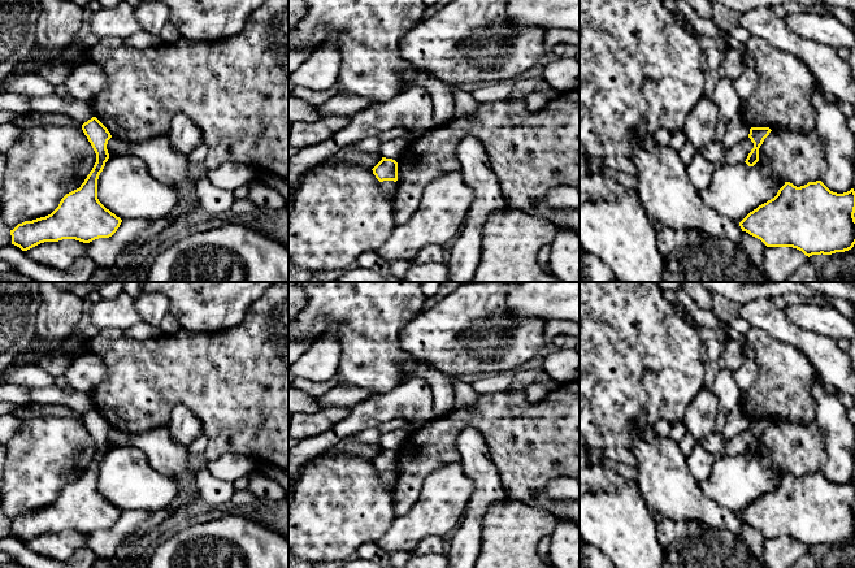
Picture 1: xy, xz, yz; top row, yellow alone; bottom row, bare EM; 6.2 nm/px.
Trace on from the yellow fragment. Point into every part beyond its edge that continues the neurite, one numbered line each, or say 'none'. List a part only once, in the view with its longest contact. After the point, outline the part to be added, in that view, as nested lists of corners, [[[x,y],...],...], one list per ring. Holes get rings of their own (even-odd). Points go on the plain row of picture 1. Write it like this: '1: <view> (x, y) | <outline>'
none

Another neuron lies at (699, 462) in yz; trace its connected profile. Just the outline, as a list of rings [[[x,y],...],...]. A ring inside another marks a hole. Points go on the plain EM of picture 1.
[[[698,442],[691,452],[686,456],[687,469],[698,484],[708,478],[713,468],[715,459],[716,455],[708,452]]]

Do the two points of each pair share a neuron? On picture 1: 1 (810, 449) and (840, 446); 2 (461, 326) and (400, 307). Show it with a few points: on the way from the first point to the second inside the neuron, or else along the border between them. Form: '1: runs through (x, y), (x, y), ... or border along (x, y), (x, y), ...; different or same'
1: border along (812, 421), (821, 430), (825, 456), (821, 471); different
2: border along (421, 311), (402, 329), (400, 337); different

